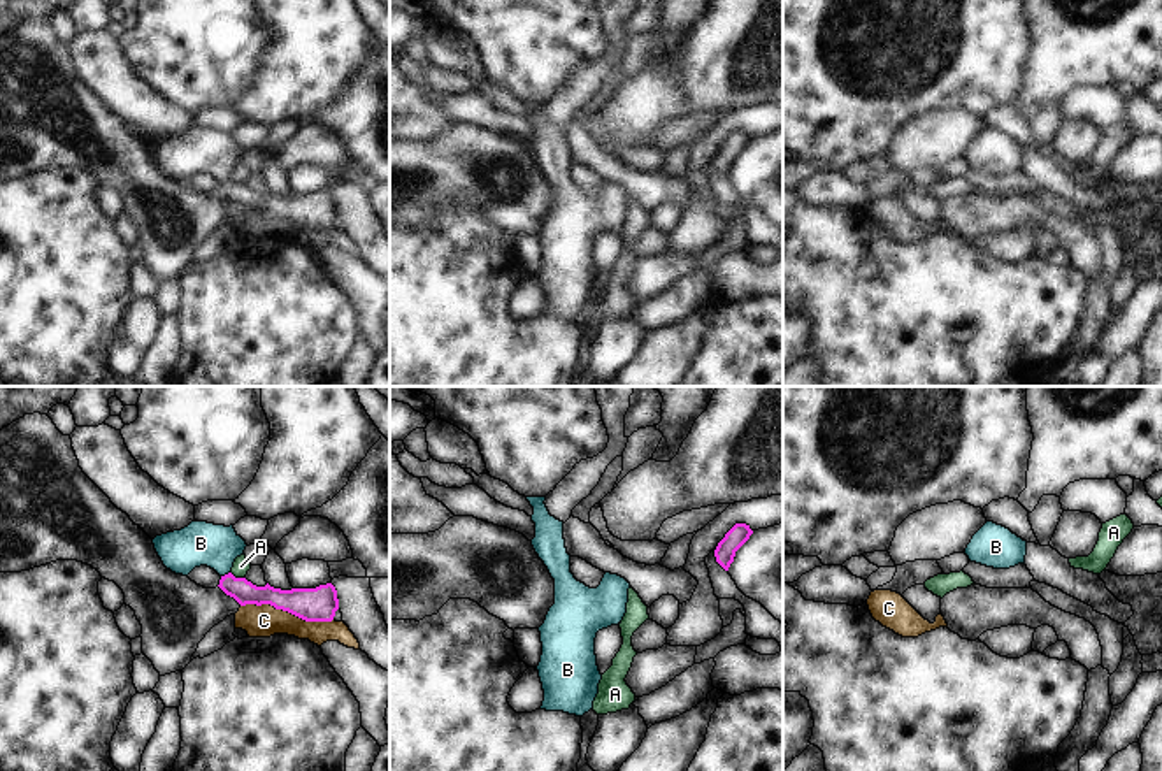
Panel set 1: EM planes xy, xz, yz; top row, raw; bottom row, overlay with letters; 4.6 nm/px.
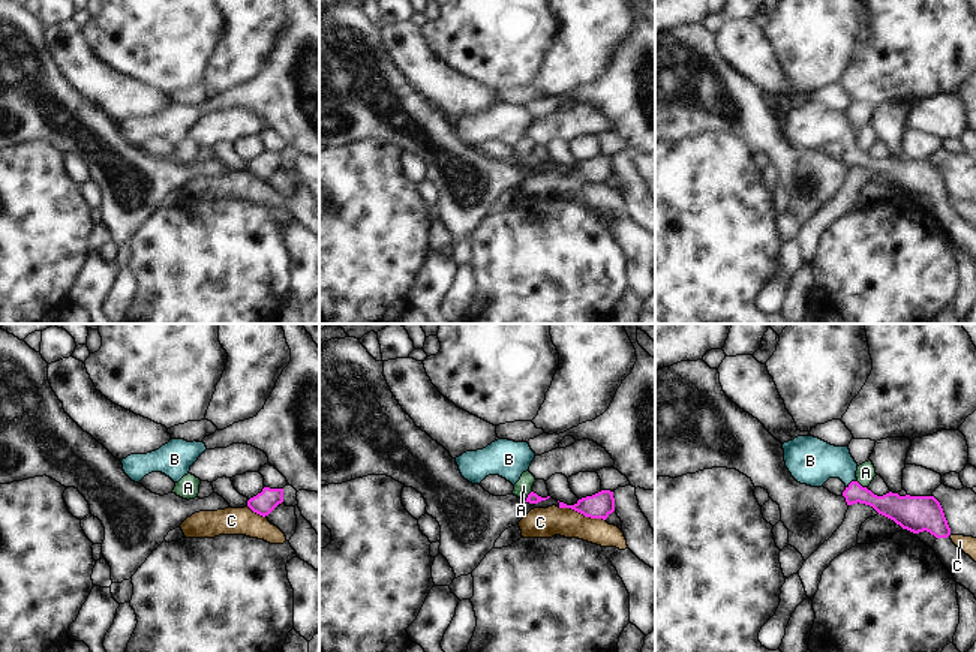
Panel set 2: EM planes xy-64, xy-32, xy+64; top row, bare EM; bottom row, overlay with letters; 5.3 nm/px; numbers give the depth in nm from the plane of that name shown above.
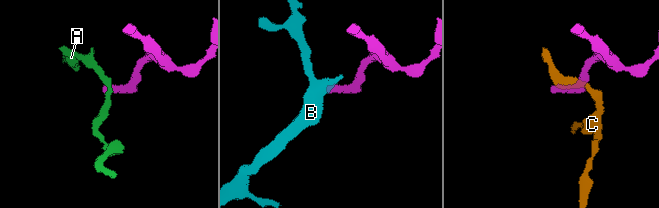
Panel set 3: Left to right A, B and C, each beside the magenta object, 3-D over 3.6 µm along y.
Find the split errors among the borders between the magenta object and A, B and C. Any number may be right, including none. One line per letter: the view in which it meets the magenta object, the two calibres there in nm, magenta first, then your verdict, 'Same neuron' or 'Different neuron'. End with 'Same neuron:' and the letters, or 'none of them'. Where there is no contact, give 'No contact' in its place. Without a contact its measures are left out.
A: Touches magenta in xy. Thickness 110 nm (magenta) against 80 nm. Different neuron
B: Touches magenta in xy. Thickness 110 nm (magenta) against 200 nm. Same neuron
C: Touches magenta in xy. Thickness 160 nm (magenta) against 150 nm. Different neuron
Same neuron: B.

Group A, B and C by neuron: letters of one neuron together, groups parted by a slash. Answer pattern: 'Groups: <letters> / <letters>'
Groups: A / B / C.

